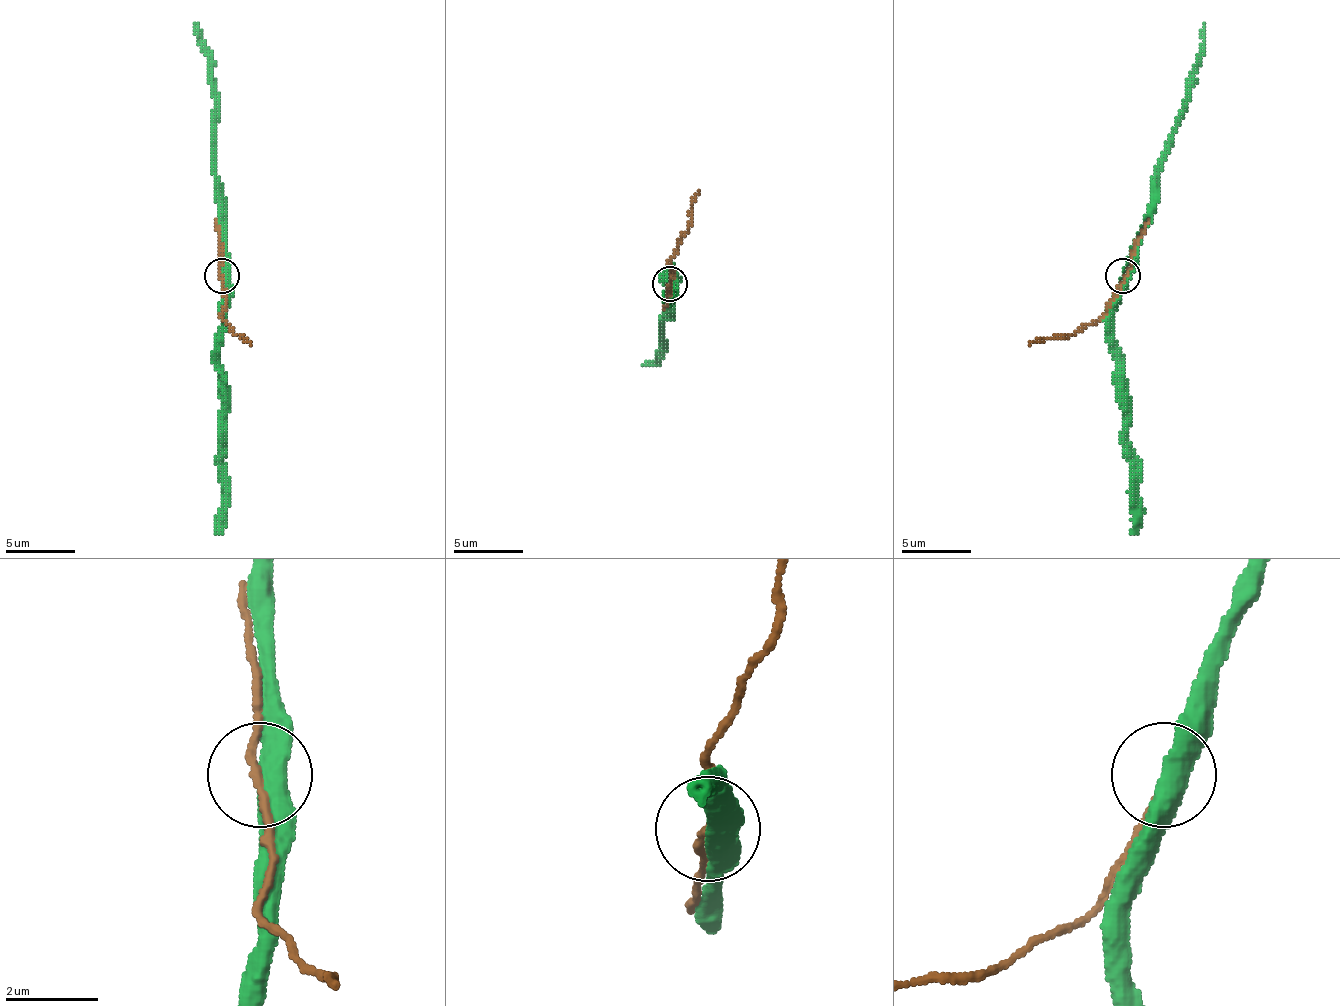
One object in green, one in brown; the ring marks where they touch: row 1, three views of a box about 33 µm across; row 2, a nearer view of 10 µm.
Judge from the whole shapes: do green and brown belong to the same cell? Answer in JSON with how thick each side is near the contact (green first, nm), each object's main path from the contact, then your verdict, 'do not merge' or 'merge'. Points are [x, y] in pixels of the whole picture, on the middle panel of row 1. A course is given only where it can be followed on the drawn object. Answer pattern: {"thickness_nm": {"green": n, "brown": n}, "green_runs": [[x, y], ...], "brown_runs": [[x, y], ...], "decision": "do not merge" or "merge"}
{"thickness_nm": {"green": 480, "brown": 150}, "green_runs": [[670, 285], [660, 355], [642, 365]], "brown_runs": [[670, 285], [670, 260], [688, 229], [691, 201], [698, 190]], "decision": "merge"}

